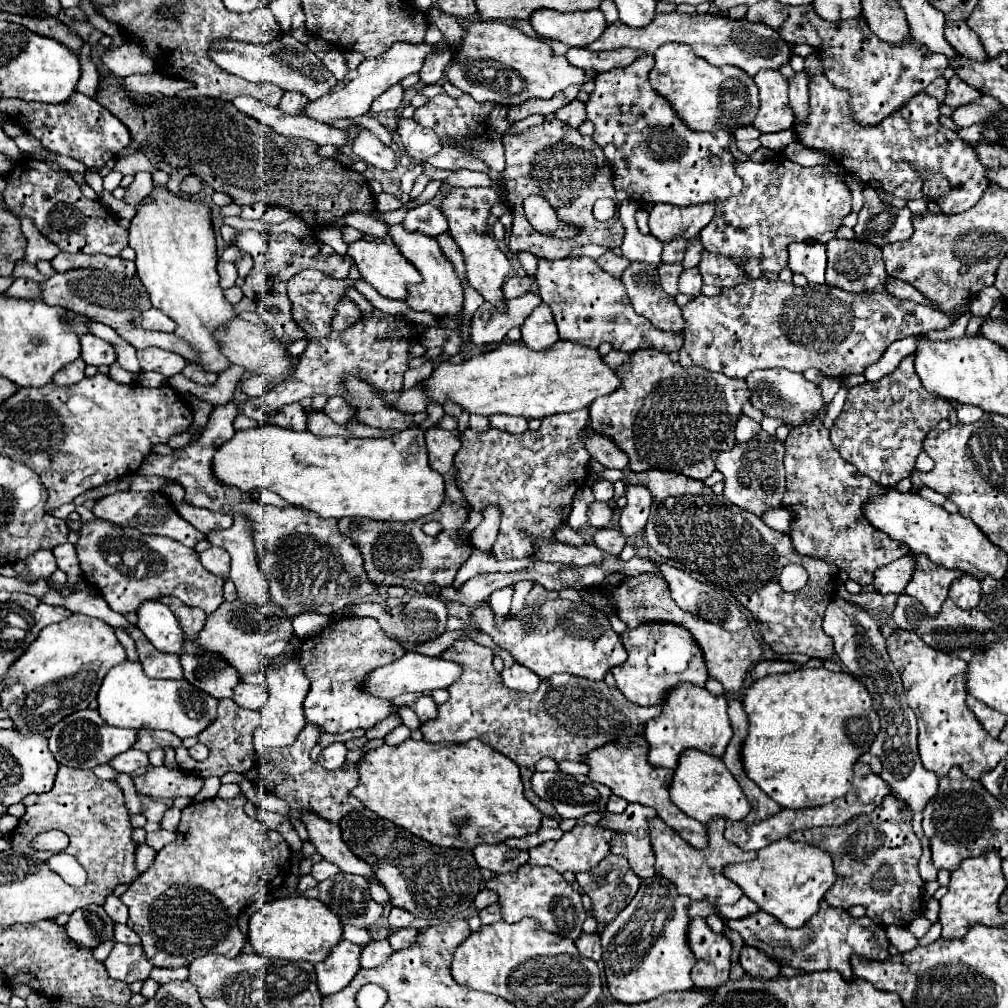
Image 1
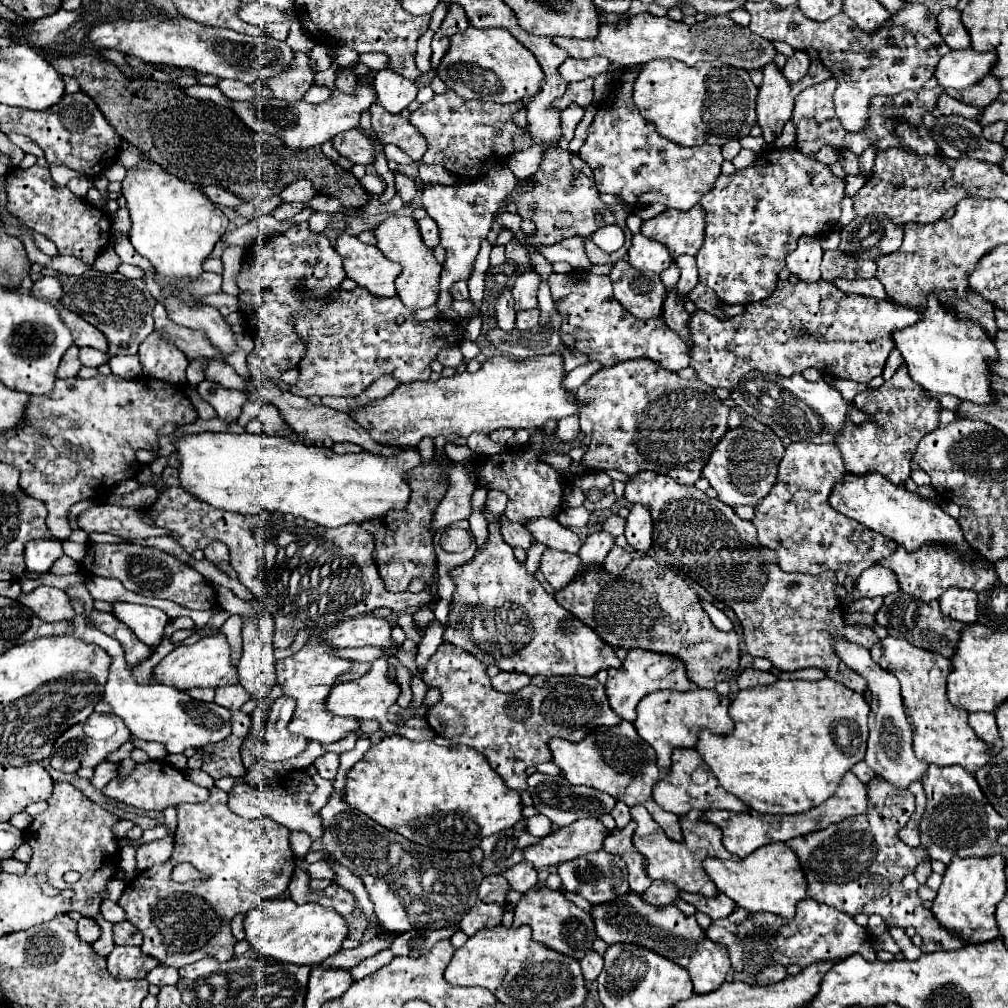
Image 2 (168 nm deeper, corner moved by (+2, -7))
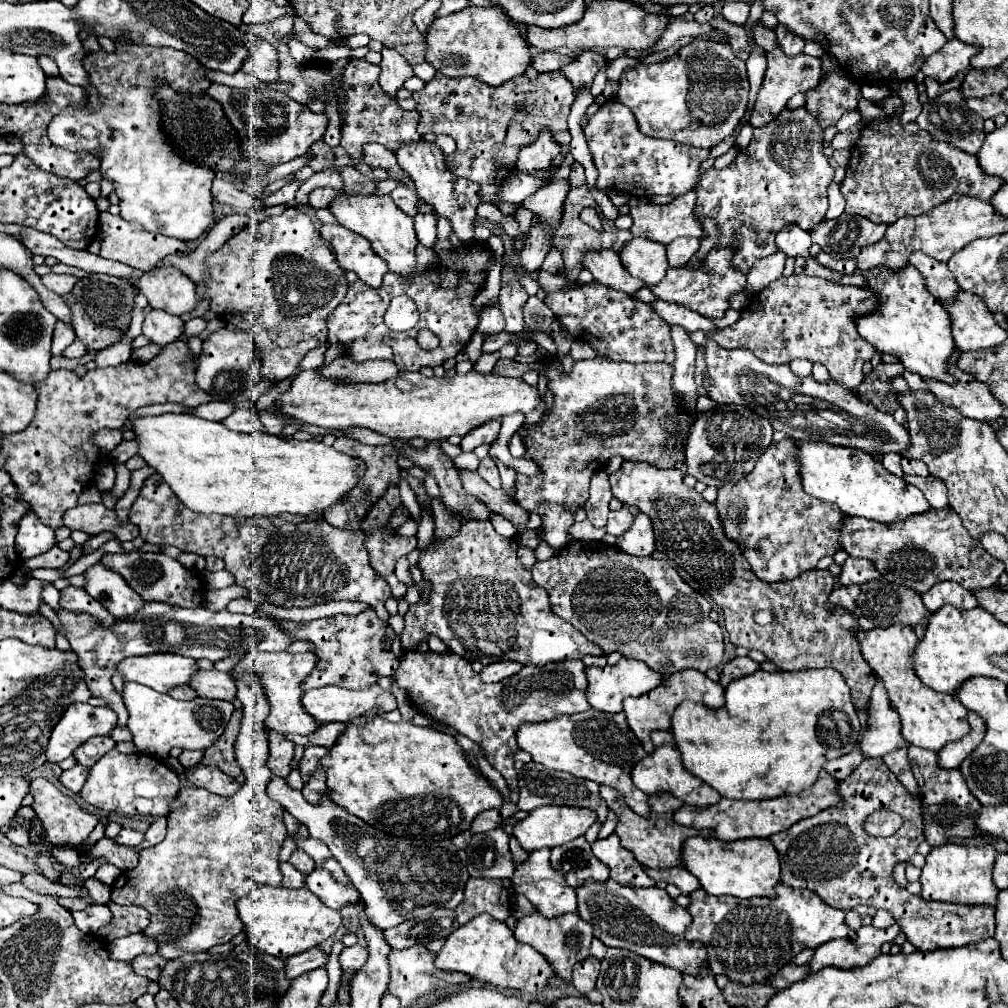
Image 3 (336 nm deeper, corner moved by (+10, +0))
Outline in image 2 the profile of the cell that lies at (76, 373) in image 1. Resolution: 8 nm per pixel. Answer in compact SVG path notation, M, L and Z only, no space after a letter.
M71 345L63 359L61 359L61 365L59 365L59 371L57 371L57 377L59 379L69 379L69 377L75 377L81 369L81 361L79 361L79 347L77 345Z

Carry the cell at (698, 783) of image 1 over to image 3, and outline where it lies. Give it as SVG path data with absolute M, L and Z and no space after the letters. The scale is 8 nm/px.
M653 732L651 740L655 744L655 752L651 756L643 758L631 772L633 784L639 790L643 790L647 796L653 796L653 792L669 792L691 806L711 806L721 800L719 792L713 792L713 788L709 788L705 782L701 782L693 774L685 772L685 766L681 764L681 754L677 752L677 744L675 744L671 732Z

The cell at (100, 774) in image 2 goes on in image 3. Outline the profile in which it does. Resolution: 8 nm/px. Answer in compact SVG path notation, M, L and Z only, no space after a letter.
M77 764L73 766L71 770L65 770L61 774L61 782L65 788L69 788L71 792L81 792L83 784L85 784L85 776L89 776L89 766L83 766L83 764Z

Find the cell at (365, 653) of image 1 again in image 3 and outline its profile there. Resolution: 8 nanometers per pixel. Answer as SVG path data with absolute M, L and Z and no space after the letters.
M251 652L247 654L231 672L233 678L243 678L247 674L259 674L265 694L271 704L271 714L265 720L267 730L275 730L279 734L301 734L309 736L317 730L317 722L301 708L301 696L303 696L303 680L309 676L309 672L315 668L317 656L313 652L305 654L291 654L291 652Z

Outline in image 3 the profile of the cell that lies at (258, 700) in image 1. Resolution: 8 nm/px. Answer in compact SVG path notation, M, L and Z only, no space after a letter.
M199 670L191 678L191 686L197 690L199 698L219 698L219 700L235 700L237 688L235 680L229 672L221 670Z

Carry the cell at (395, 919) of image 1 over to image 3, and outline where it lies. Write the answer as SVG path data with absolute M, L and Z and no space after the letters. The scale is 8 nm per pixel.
M311 948L307 952L301 952L297 956L291 956L285 960L285 970L289 974L289 978L297 978L305 972L311 972L315 968L321 968L327 964L329 954L325 954L323 948Z

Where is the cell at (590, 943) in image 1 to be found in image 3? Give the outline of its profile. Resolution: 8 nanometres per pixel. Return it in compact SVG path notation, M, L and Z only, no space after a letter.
M589 956L587 960L581 960L581 964L573 966L573 980L571 982L581 994L587 994L595 988L597 972L599 972L599 960Z

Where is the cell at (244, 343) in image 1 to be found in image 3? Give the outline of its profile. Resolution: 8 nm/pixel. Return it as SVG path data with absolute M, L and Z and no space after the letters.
M155 268L147 276L141 276L135 286L147 296L151 308L165 310L173 316L189 314L199 304L195 284L175 268Z

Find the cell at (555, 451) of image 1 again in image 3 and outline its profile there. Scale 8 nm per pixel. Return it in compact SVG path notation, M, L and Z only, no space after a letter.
M463 522L457 538L433 542L421 552L419 568L433 584L431 600L409 606L401 634L403 650L413 650L429 634L439 636L455 654L475 662L493 664L513 660L543 666L583 656L603 656L573 624L557 618L547 592L533 584L531 572L517 558L517 542L495 532L491 522Z

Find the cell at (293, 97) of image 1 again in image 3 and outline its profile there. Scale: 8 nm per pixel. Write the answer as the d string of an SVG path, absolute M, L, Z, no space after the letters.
M249 34L245 44L251 46L249 48L251 54L247 56L241 70L255 76L259 82L265 84L277 82L277 50L257 34Z

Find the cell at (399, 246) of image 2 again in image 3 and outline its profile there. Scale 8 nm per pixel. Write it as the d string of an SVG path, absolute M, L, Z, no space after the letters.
M341 194L339 198L335 198L331 202L331 212L335 214L337 222L357 234L361 234L363 238L367 238L375 250L375 254L379 254L387 266L389 272L401 276L405 282L411 282L415 276L415 266L417 266L417 258L415 258L415 248L417 248L417 236L415 236L415 228L413 228L413 218L405 216L405 212L401 212L401 208L395 206L395 202L389 196L345 196Z

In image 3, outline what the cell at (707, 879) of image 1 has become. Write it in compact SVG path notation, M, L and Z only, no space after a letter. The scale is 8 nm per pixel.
M601 786L601 796L605 798L607 806L619 816L619 824L615 828L615 834L621 838L621 846L631 850L635 854L635 858L639 860L641 866L645 868L655 868L655 870L663 870L663 868L675 868L675 866L683 866L681 860L681 844L689 838L689 836L703 836L703 838L711 838L713 832L707 830L697 830L697 828L689 828L689 826L681 826L673 820L673 812L677 812L683 804L681 800L677 800L675 796L669 794L661 794L661 796L649 796L649 804L651 804L651 818L643 818L639 814L635 814L623 800L621 792L609 788L609 786Z

